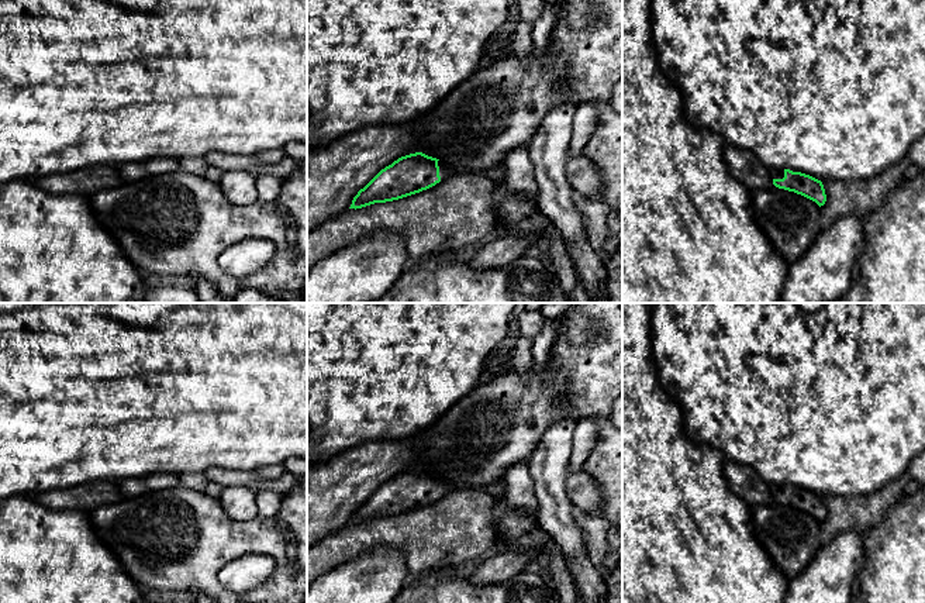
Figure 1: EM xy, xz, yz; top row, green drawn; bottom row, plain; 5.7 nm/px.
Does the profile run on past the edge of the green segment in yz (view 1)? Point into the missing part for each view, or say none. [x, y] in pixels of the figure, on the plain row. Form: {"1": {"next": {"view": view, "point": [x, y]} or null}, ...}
{"1": {"next": {"view": "yz", "point": [776, 489]}}}

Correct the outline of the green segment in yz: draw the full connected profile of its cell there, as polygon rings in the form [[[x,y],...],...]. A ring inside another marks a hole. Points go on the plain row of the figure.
[[[773,485],[772,495],[776,503],[801,510],[815,517],[819,523],[826,517],[822,497],[810,490],[793,487],[790,485]]]

